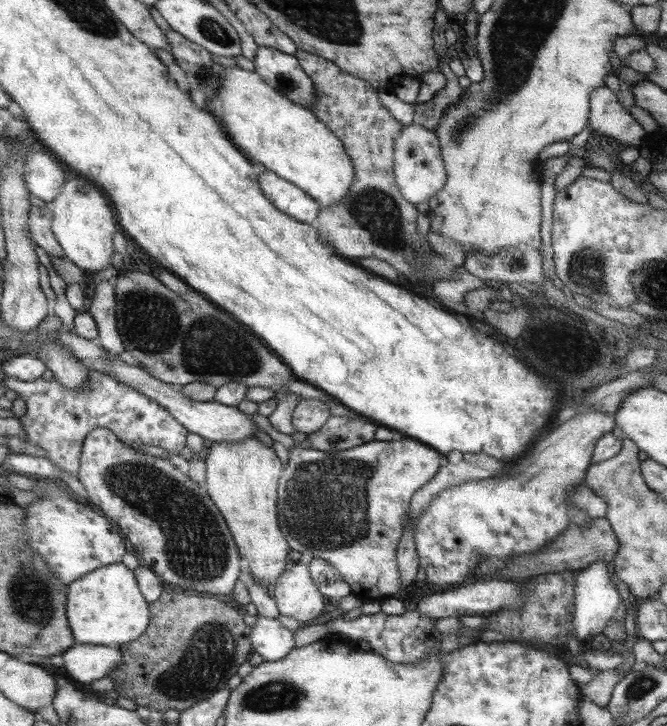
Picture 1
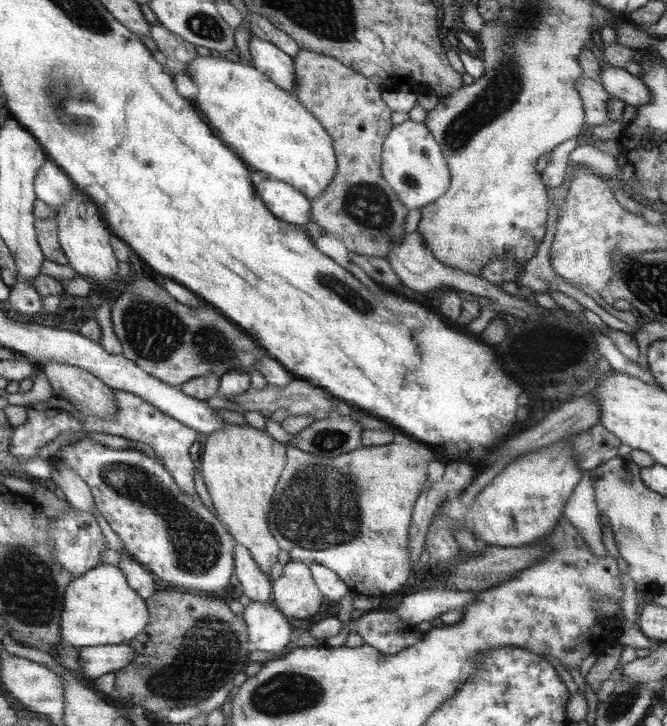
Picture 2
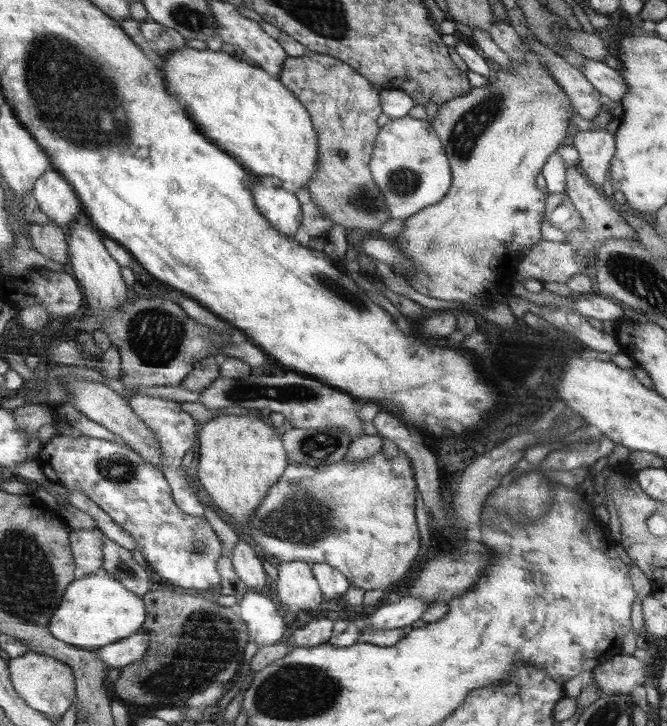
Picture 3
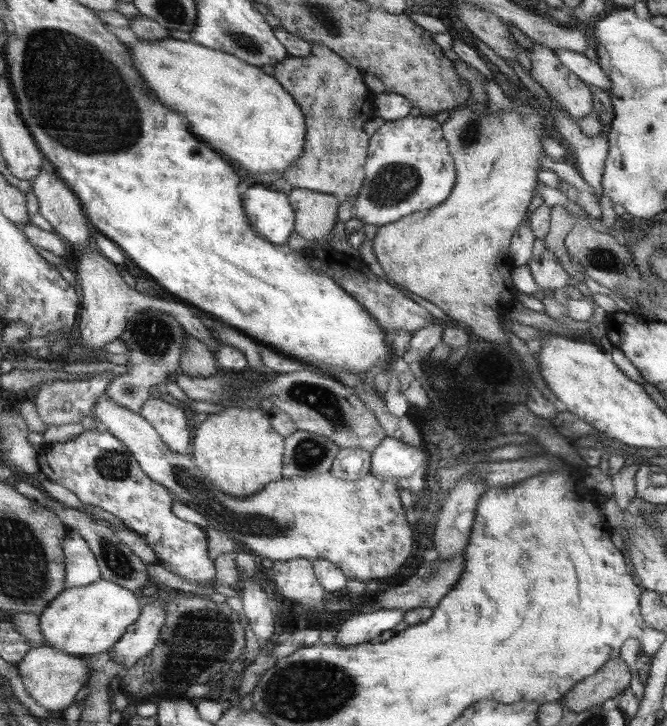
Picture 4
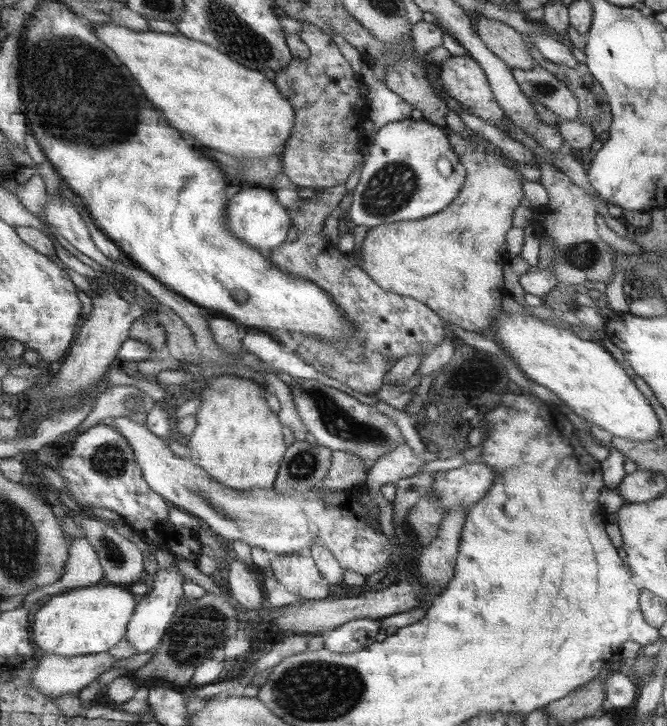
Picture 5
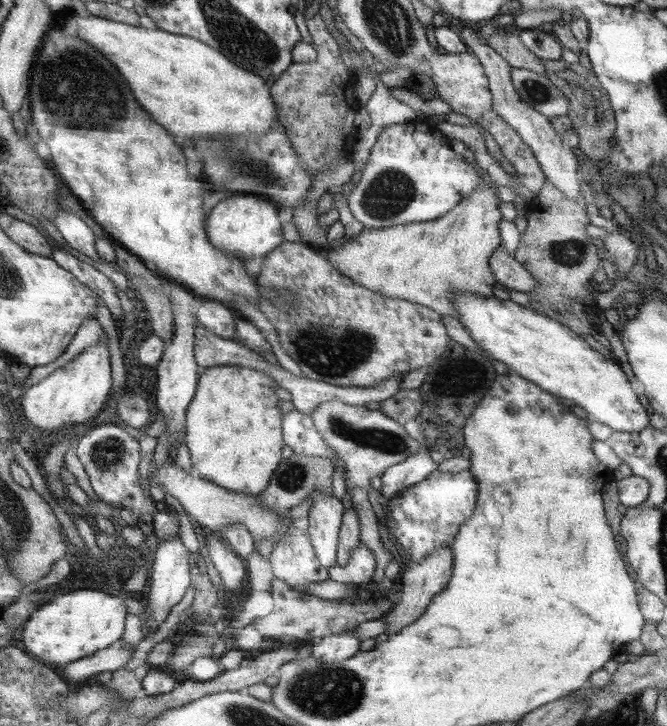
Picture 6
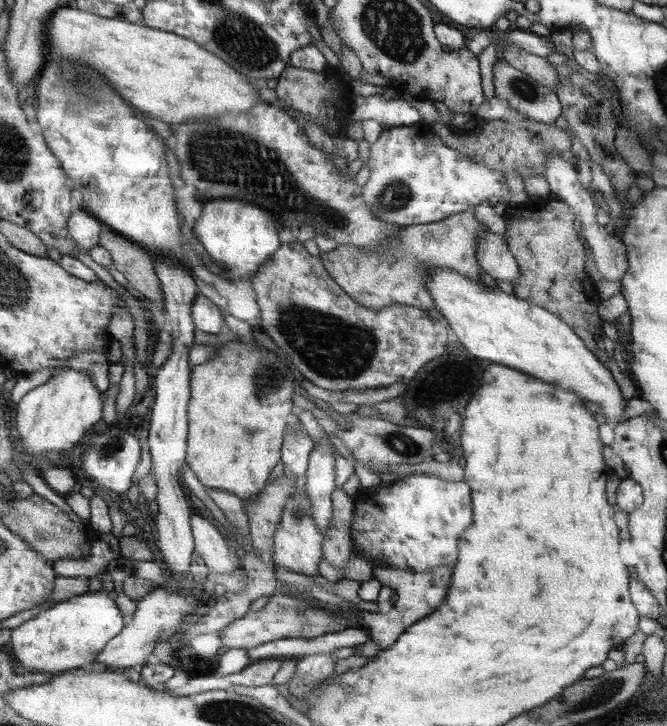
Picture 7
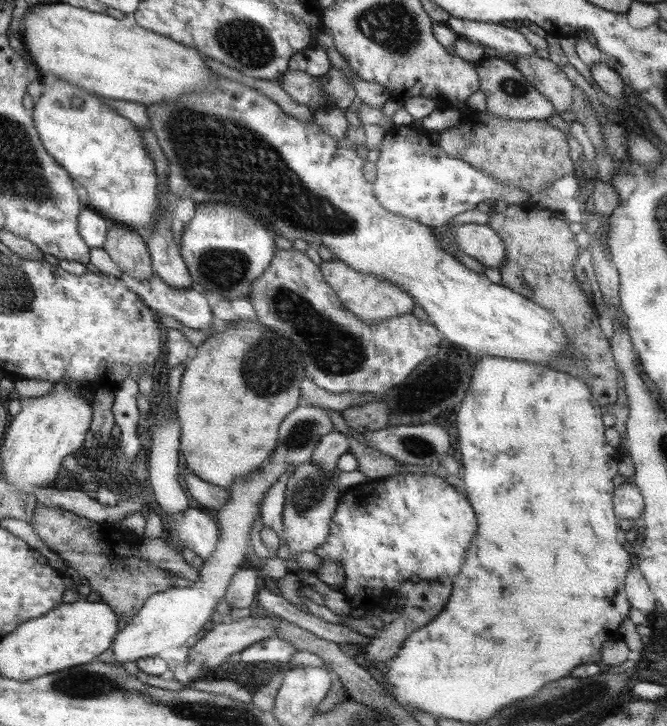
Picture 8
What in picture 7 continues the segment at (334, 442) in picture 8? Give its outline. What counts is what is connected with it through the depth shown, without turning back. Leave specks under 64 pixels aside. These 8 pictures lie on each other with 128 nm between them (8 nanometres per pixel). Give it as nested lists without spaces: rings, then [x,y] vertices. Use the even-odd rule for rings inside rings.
[[[297,409],[296,420],[304,425],[304,429],[306,429],[306,433],[312,437],[312,441],[316,441],[316,448],[310,452],[308,458],[307,471],[305,472],[304,480],[306,482],[306,498],[308,498],[310,504],[313,505],[314,520],[317,521],[318,528],[321,529],[324,544],[325,535],[330,529],[330,518],[332,518],[333,504],[331,496],[336,488],[338,488],[336,484],[336,468],[334,464],[336,456],[332,454],[332,447],[334,447],[334,444],[332,444],[332,442],[326,437],[326,433],[323,431],[311,411]]]

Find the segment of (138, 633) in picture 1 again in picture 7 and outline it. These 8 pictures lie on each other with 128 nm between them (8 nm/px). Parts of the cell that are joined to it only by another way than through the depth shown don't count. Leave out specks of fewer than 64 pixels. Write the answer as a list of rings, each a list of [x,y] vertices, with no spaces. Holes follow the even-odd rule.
[[[103,591],[89,592],[85,596],[74,596],[60,603],[48,606],[47,609],[41,610],[30,620],[20,624],[18,628],[11,633],[11,638],[6,647],[8,651],[15,656],[17,661],[17,672],[42,672],[54,675],[73,669],[89,668],[102,650],[109,645],[109,641],[116,636],[121,635],[124,629],[124,618],[122,612],[118,610],[116,602],[110,598],[110,595],[104,594]]]

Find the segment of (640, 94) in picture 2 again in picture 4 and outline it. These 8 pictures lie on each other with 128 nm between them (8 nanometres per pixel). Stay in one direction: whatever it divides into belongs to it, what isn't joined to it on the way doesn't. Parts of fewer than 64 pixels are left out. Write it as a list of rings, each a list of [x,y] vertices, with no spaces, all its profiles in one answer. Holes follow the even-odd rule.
[[[558,48],[554,52],[557,53],[566,68],[569,68],[576,76],[581,77],[583,81],[588,82],[588,85],[598,86],[600,90],[607,93],[612,88],[612,81],[610,81],[608,74],[604,73],[601,65],[590,60],[584,53],[564,50],[564,48]]]

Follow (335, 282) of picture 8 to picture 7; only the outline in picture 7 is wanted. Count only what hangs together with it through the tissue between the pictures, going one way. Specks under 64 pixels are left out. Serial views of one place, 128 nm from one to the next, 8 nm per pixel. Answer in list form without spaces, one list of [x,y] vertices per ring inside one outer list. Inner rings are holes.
[[[468,207],[437,223],[403,226],[379,252],[337,246],[332,252],[321,252],[319,257],[330,276],[354,300],[368,309],[406,304],[429,311],[434,308],[434,299],[425,284],[434,268],[452,268],[464,273],[470,280],[480,281],[483,270],[477,260],[477,247],[482,232],[486,230],[486,225],[474,215],[474,207]]]

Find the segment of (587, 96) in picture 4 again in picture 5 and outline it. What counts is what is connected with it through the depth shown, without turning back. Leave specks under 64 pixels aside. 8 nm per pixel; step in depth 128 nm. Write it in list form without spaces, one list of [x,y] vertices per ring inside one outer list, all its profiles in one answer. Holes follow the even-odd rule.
[[[534,66],[528,70],[512,69],[522,92],[532,102],[546,106],[562,120],[572,121],[581,115],[580,101],[573,89],[554,76],[554,73]]]

